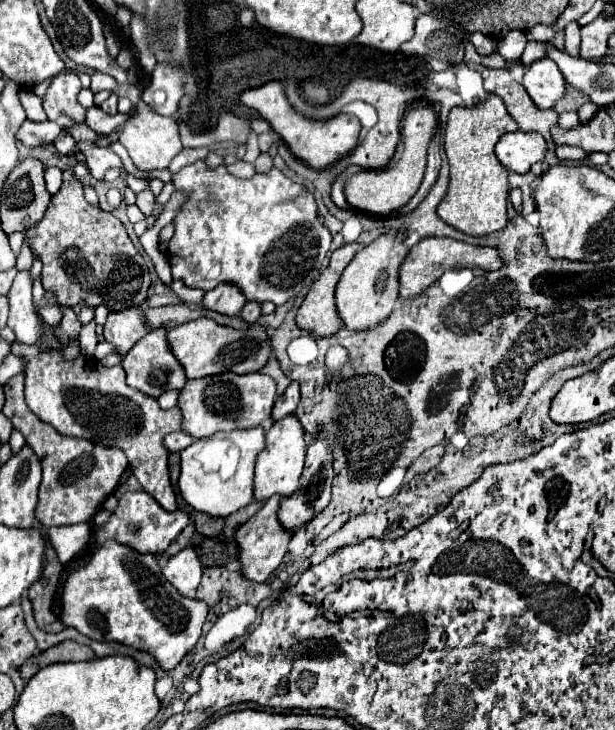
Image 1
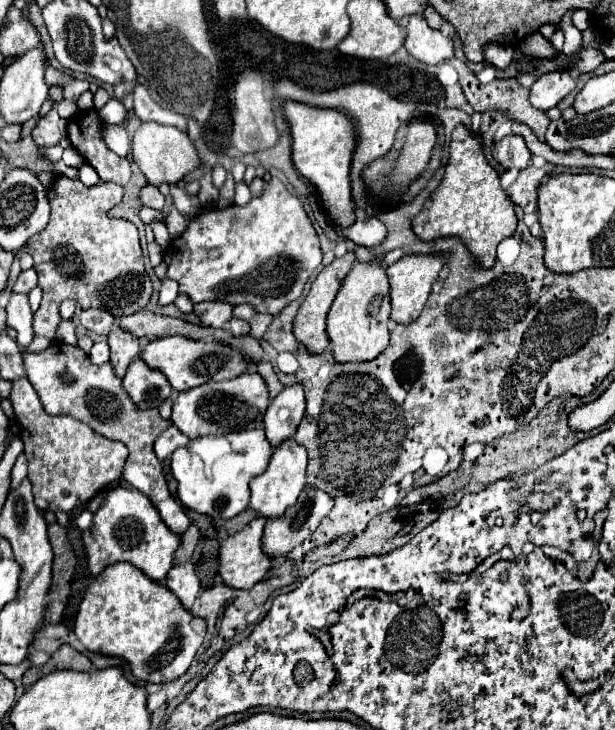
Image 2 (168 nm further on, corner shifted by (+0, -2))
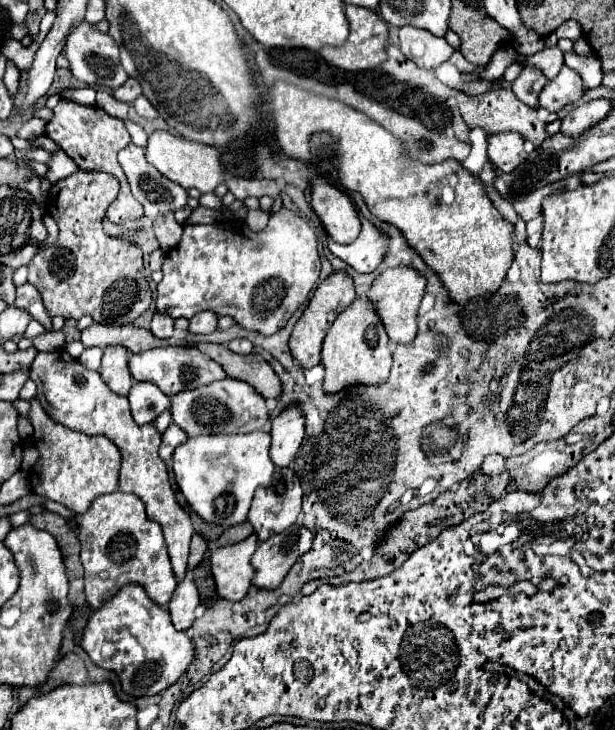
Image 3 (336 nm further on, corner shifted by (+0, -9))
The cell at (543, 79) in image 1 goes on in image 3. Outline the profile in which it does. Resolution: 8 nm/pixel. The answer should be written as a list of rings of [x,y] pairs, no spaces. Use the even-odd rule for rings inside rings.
[[[567,65],[559,71],[559,75],[543,87],[539,95],[539,107],[547,111],[561,111],[565,105],[579,101],[583,95],[583,81],[575,69]]]

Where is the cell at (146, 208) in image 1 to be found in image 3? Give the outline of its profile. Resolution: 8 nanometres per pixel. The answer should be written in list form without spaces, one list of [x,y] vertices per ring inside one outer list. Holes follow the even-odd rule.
[[[169,213],[169,215],[157,217],[153,221],[153,231],[155,231],[155,237],[157,237],[161,249],[169,251],[171,247],[175,247],[179,243],[183,227],[173,219],[173,213]]]

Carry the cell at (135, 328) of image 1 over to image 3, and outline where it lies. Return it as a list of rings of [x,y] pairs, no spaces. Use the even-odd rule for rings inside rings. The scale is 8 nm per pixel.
[[[107,347],[103,351],[103,361],[99,369],[101,379],[113,393],[119,395],[127,395],[133,385],[133,377],[127,369],[127,359],[129,353],[123,347]]]

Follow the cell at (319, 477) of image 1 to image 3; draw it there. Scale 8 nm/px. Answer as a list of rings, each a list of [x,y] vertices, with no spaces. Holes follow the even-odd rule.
[[[289,527],[281,535],[259,543],[251,565],[255,567],[253,585],[259,589],[277,589],[289,569],[299,561],[303,553],[311,549],[313,535],[307,527]]]

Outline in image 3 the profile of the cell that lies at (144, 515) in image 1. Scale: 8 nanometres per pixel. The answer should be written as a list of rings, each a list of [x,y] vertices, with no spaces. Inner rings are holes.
[[[123,491],[99,495],[87,513],[79,517],[81,561],[85,567],[85,595],[91,609],[99,609],[107,599],[115,597],[127,583],[139,583],[147,597],[165,607],[177,587],[167,559],[167,547],[159,523],[149,521],[139,497]]]

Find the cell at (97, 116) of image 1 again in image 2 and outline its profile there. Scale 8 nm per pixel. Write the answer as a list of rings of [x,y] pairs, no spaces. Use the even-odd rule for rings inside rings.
[[[103,124],[103,142],[107,142],[107,148],[111,148],[111,152],[123,158],[131,150],[131,140],[127,140],[127,132],[121,126]]]

